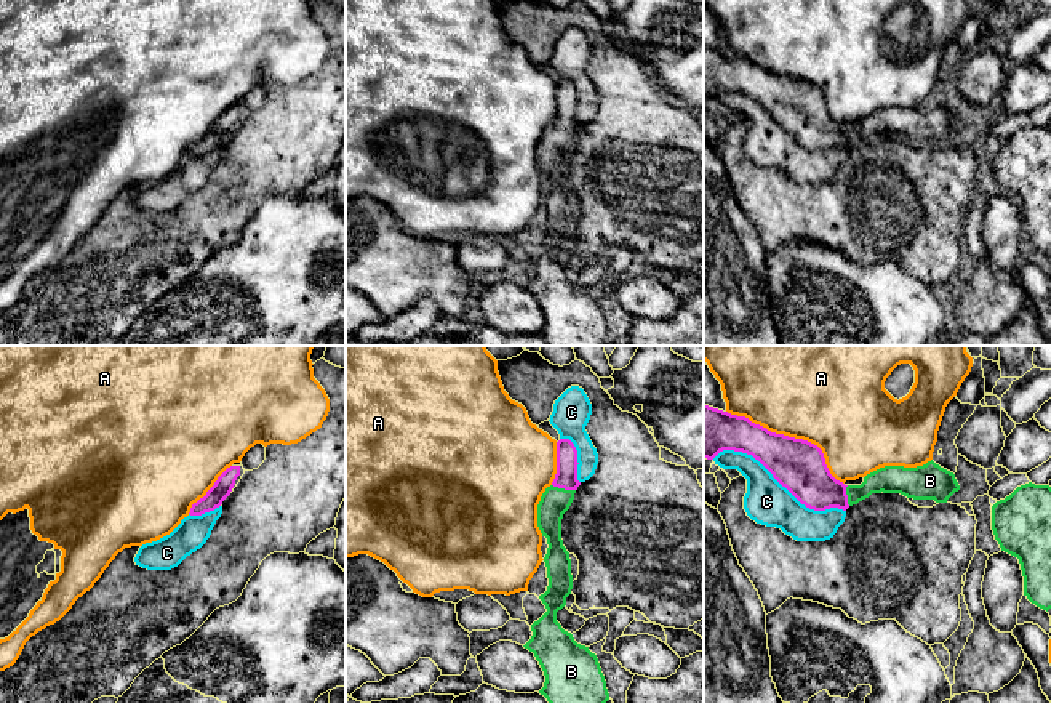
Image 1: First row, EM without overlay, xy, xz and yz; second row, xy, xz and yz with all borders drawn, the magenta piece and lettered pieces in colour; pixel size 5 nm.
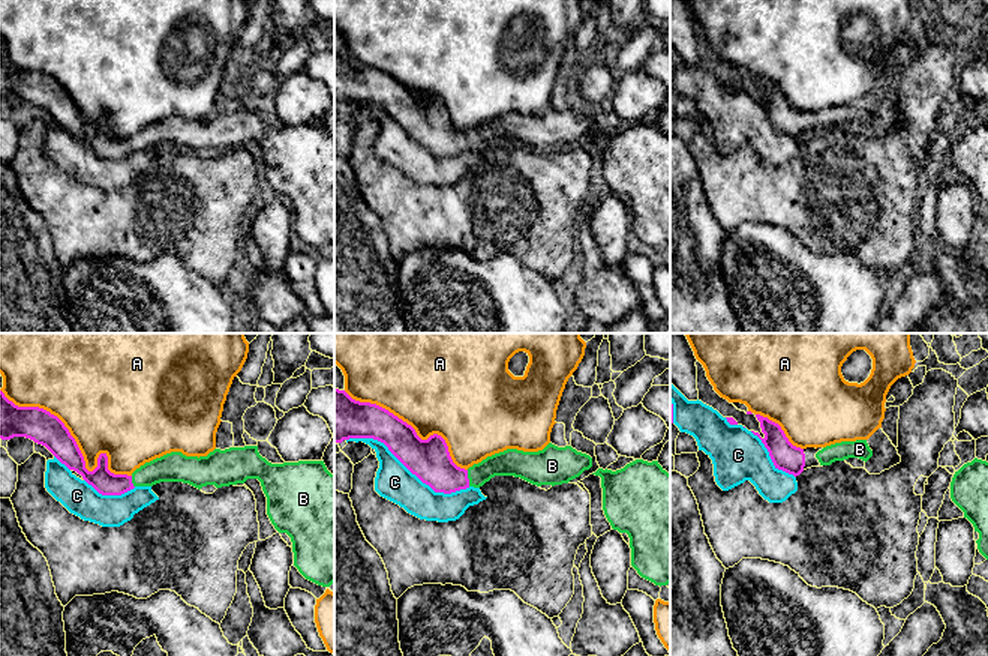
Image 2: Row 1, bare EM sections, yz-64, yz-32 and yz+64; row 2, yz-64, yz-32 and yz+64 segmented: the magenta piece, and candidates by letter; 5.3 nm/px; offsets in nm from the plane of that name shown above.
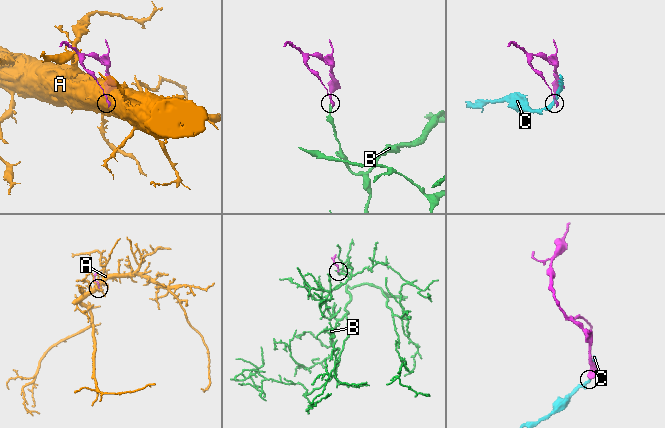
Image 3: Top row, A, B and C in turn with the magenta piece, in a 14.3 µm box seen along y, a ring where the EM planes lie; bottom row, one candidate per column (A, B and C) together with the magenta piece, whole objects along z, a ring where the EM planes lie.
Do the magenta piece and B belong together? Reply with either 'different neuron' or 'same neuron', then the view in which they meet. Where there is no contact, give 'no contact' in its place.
same neuron; meets magenta in xz

